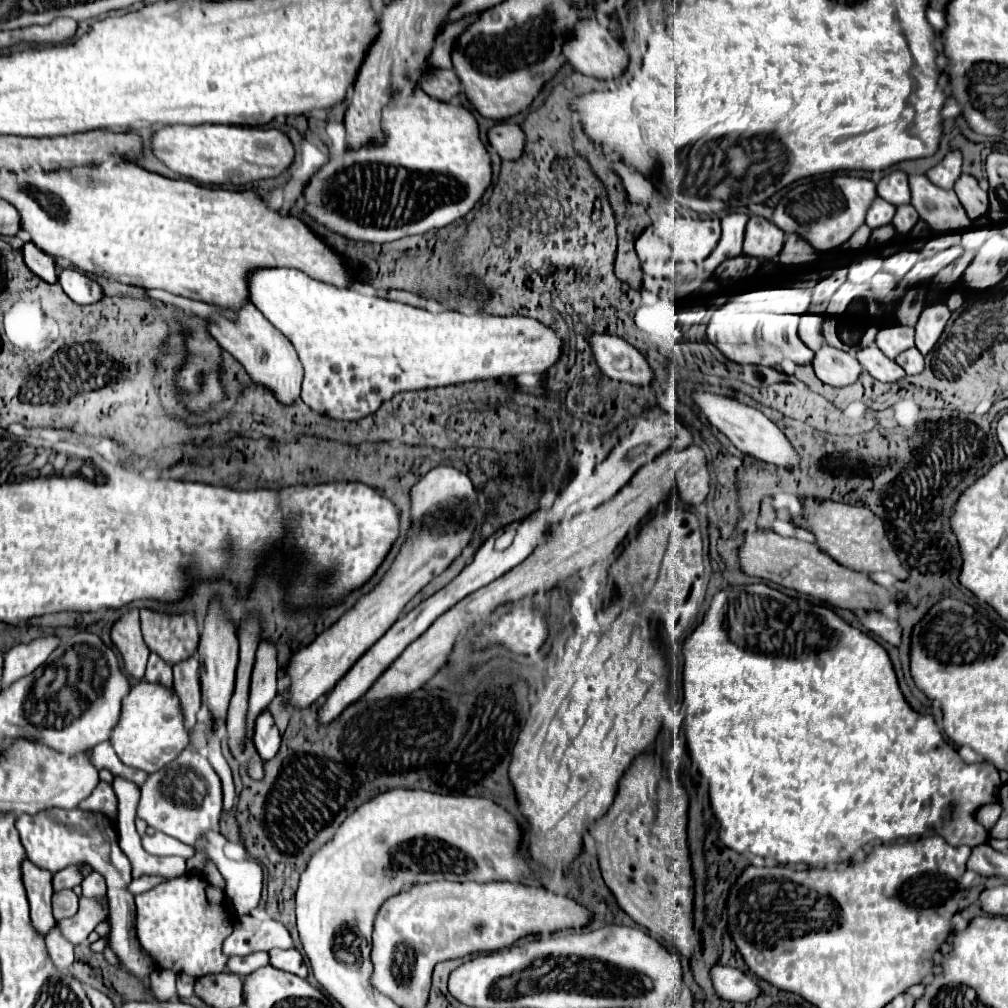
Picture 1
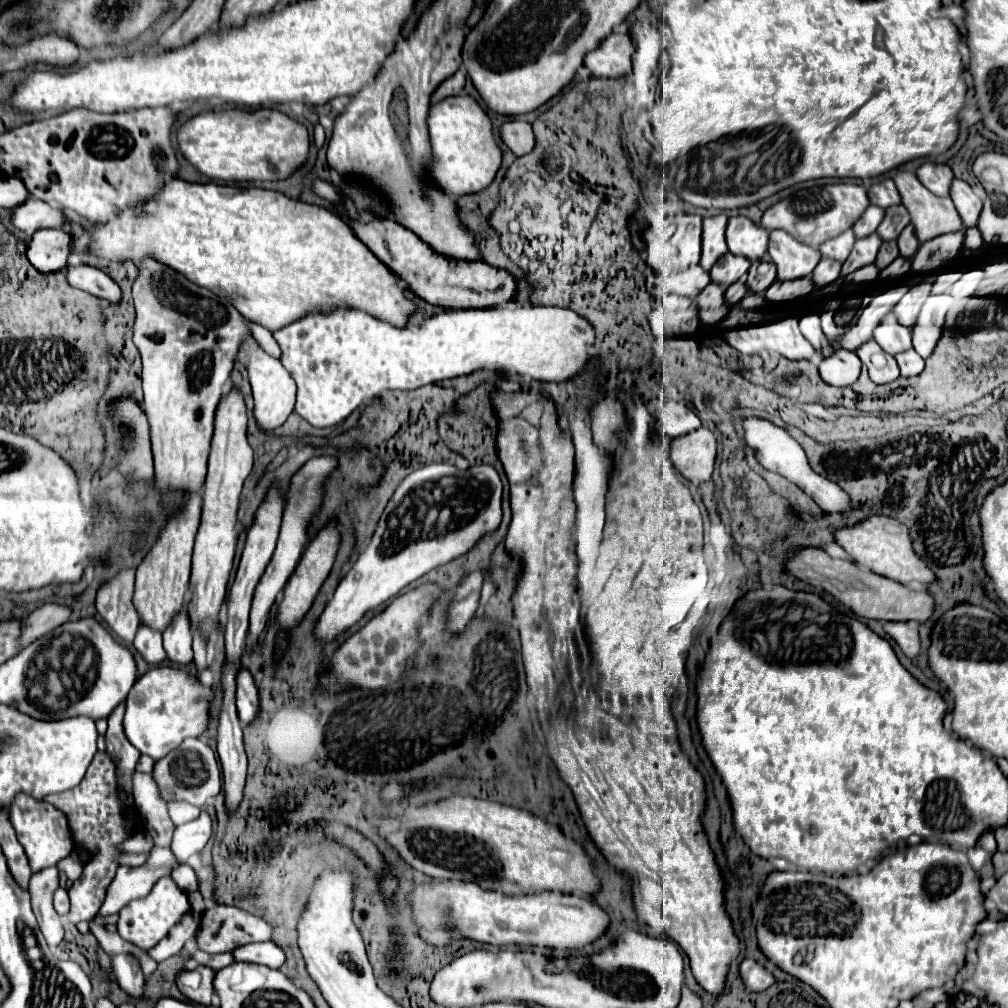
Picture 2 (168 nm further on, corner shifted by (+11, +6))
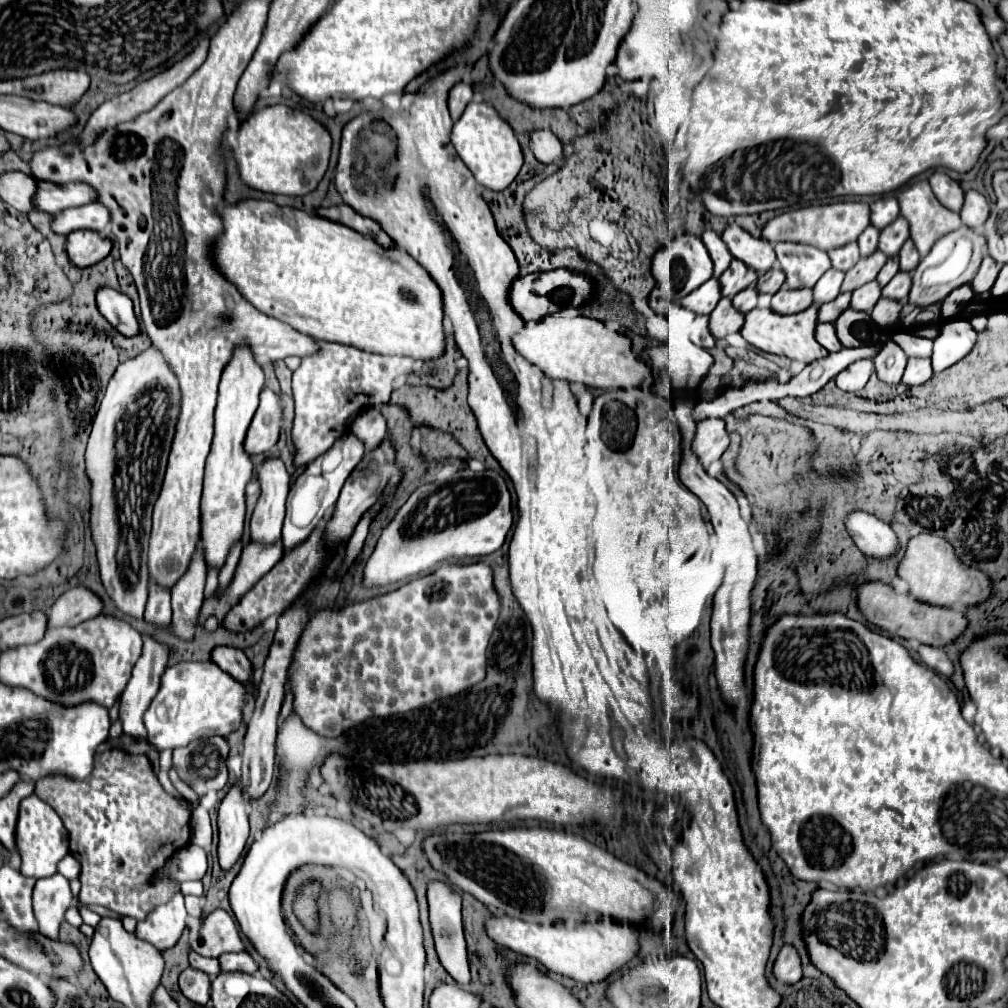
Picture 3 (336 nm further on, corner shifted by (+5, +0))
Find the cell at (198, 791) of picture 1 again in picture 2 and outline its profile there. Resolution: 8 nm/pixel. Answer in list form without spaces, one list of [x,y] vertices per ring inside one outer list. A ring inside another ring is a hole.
[[[187,738],[165,758],[155,762],[153,780],[159,786],[159,796],[169,802],[189,802],[197,808],[205,806],[205,800],[219,794],[221,790],[221,770],[215,760],[215,752],[199,738]]]

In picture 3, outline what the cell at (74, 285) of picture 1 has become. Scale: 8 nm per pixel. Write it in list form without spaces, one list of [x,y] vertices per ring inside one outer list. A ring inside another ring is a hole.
[[[101,288],[97,292],[97,306],[109,324],[113,324],[115,330],[119,330],[123,336],[139,334],[139,320],[135,318],[133,302],[129,296],[113,288]]]

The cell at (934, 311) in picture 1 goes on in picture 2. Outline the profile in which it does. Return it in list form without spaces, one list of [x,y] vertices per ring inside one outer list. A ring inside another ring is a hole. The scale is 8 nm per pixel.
[[[917,322],[913,326],[913,348],[915,348],[915,352],[921,358],[927,358],[933,352],[939,336],[941,336],[941,324],[939,322],[937,324],[927,322],[925,326],[921,322]]]

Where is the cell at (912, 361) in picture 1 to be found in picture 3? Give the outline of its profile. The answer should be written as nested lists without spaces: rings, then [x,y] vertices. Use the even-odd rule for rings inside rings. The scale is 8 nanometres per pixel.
[[[909,358],[901,382],[909,384],[909,386],[915,386],[915,384],[927,382],[931,376],[933,376],[933,370],[931,370],[931,360],[929,358]]]

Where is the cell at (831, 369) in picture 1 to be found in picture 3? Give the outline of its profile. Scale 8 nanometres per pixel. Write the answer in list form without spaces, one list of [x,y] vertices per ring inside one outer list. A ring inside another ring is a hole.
[[[867,358],[857,360],[857,362],[853,362],[851,366],[847,366],[845,370],[839,372],[835,382],[845,392],[857,392],[867,384],[871,372],[873,372],[873,360],[867,360]]]

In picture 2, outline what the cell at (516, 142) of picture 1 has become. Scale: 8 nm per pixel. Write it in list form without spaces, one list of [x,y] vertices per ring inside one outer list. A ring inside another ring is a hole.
[[[505,122],[501,124],[501,142],[515,154],[515,156],[525,156],[533,144],[533,132],[527,122]]]

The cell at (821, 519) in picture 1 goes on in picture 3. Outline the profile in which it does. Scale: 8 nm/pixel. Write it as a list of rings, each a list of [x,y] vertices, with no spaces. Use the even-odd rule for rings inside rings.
[[[921,534],[909,542],[905,560],[899,566],[899,576],[909,584],[909,592],[919,602],[933,606],[979,606],[993,594],[993,580],[987,578],[983,570],[963,564],[955,550],[951,550],[951,544],[933,534]]]

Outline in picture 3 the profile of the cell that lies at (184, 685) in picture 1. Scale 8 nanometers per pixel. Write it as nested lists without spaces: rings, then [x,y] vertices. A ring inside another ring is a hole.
[[[195,548],[195,558],[191,558],[191,566],[187,574],[175,582],[171,588],[171,606],[173,606],[173,632],[181,640],[191,640],[197,624],[197,614],[203,604],[207,566],[203,566],[203,550]]]

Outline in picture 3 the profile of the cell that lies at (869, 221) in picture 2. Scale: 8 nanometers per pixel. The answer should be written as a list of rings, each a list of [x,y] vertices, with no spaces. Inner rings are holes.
[[[867,226],[863,230],[863,234],[859,236],[859,248],[861,248],[861,256],[867,256],[867,254],[873,254],[877,250],[877,238],[879,238],[879,230],[873,228],[873,226]]]

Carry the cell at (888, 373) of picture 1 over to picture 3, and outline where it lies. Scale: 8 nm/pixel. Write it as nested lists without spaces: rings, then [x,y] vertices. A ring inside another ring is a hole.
[[[887,340],[873,358],[873,362],[875,362],[875,372],[883,382],[899,384],[907,364],[907,356],[893,340]]]

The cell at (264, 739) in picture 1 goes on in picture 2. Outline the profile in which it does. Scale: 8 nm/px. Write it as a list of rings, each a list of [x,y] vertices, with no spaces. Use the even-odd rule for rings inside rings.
[[[247,670],[237,674],[237,712],[245,724],[251,724],[259,714],[259,692]]]

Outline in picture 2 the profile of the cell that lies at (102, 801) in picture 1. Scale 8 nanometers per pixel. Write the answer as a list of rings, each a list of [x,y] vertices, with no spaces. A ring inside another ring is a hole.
[[[97,752],[85,778],[81,780],[81,784],[77,788],[71,788],[69,792],[59,792],[59,794],[51,794],[45,798],[49,804],[53,804],[55,808],[59,808],[67,818],[69,818],[69,826],[73,830],[73,840],[77,848],[85,848],[91,852],[91,860],[83,866],[83,874],[79,880],[73,882],[73,886],[69,888],[69,898],[71,898],[71,910],[67,914],[67,920],[71,924],[79,924],[79,922],[89,922],[95,918],[95,914],[99,912],[103,900],[105,900],[105,892],[107,886],[111,884],[115,870],[117,870],[117,844],[121,844],[123,840],[127,840],[133,832],[129,826],[125,826],[125,816],[121,812],[121,800],[117,794],[117,784],[115,784],[115,766],[109,760],[109,756],[105,752]]]

